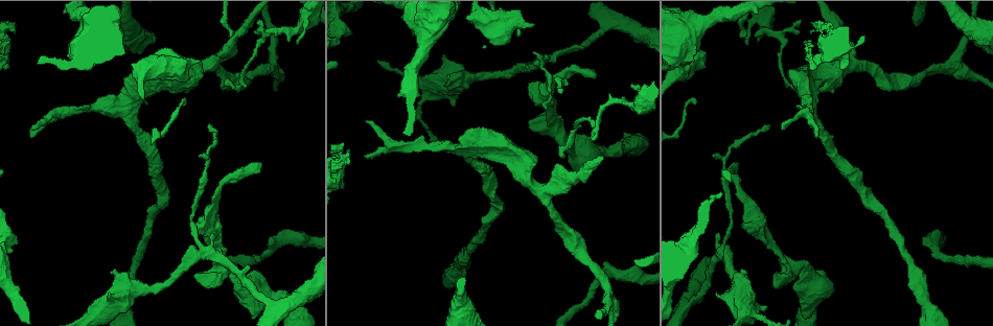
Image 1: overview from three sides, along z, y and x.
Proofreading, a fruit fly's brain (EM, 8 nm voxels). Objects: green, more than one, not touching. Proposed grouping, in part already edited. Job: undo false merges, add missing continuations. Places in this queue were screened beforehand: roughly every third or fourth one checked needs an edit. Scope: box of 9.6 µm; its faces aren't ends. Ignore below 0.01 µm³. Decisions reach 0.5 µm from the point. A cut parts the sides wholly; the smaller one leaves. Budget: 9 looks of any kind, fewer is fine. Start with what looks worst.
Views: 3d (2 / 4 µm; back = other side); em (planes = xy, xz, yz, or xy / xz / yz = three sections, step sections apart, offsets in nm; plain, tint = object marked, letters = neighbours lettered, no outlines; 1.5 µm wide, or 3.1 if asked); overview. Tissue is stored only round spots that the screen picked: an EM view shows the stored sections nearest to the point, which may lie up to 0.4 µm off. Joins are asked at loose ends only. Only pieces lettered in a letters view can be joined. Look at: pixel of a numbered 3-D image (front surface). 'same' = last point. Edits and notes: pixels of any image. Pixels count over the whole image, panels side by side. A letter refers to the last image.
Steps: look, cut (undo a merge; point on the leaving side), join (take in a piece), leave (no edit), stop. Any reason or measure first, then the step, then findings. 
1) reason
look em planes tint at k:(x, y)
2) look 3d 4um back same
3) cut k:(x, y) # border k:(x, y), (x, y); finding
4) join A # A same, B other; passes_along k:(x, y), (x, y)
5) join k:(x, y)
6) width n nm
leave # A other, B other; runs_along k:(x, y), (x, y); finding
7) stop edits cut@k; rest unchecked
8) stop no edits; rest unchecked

look em yz step 4 tint at 1:(199, 61)

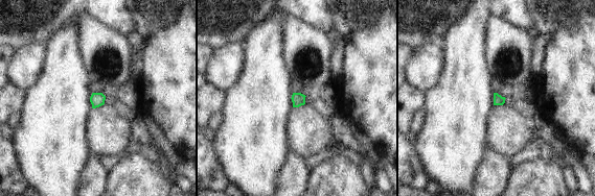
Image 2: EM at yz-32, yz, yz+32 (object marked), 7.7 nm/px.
cut it another way
look em planes letters same

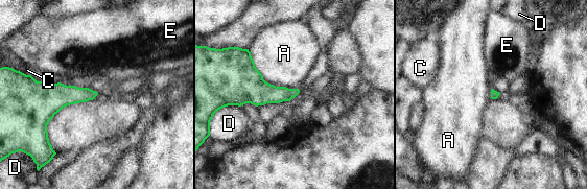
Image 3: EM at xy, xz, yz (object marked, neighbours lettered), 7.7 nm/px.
leave # A other, C other, D other, E other; border 3:(248, 49), (266, 81), (298, 89); no lettered piece goes on from it

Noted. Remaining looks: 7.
an open end
look em yz step 8 tint at 1:(16, 243)

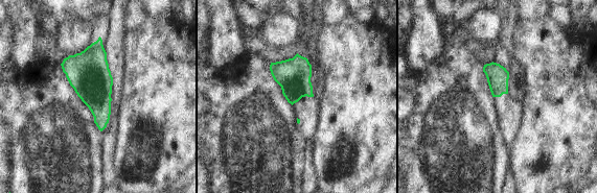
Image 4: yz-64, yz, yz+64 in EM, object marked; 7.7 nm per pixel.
look em planes letters same

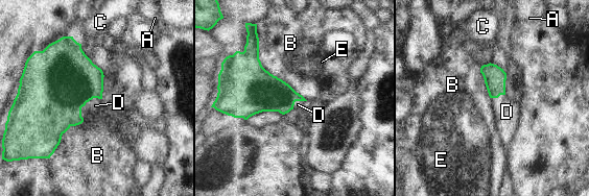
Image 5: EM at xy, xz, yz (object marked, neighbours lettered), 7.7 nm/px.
join D # A other, B other, C other, D same, E other; passes_along 5:(63, 79), (87, 101), (95, 105); the neuron continues

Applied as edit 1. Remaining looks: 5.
see it whole again
look overview

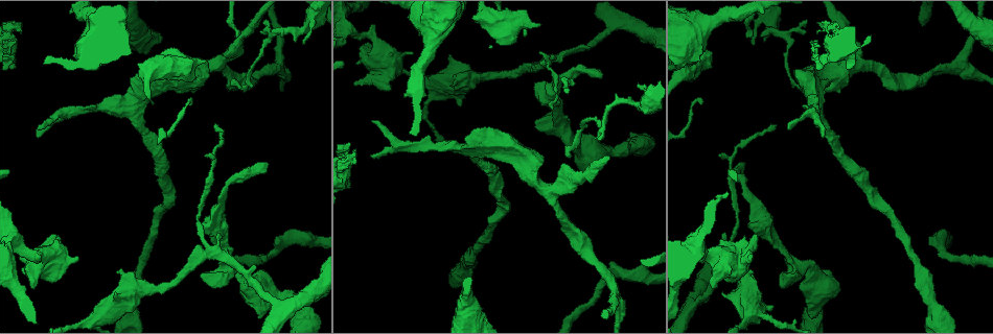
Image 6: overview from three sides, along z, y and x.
an open end
look em planes letters at 6:(41, 129)

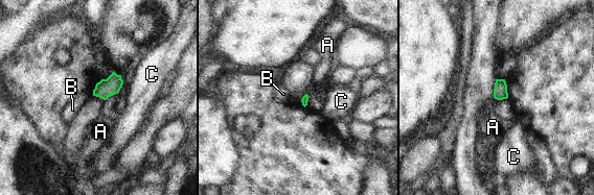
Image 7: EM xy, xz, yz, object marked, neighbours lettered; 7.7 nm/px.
leave # A other, B other, C other; border 7:(92, 90), (93, 95); none of them fits

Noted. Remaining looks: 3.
stop edits join@5; rest unchecked

